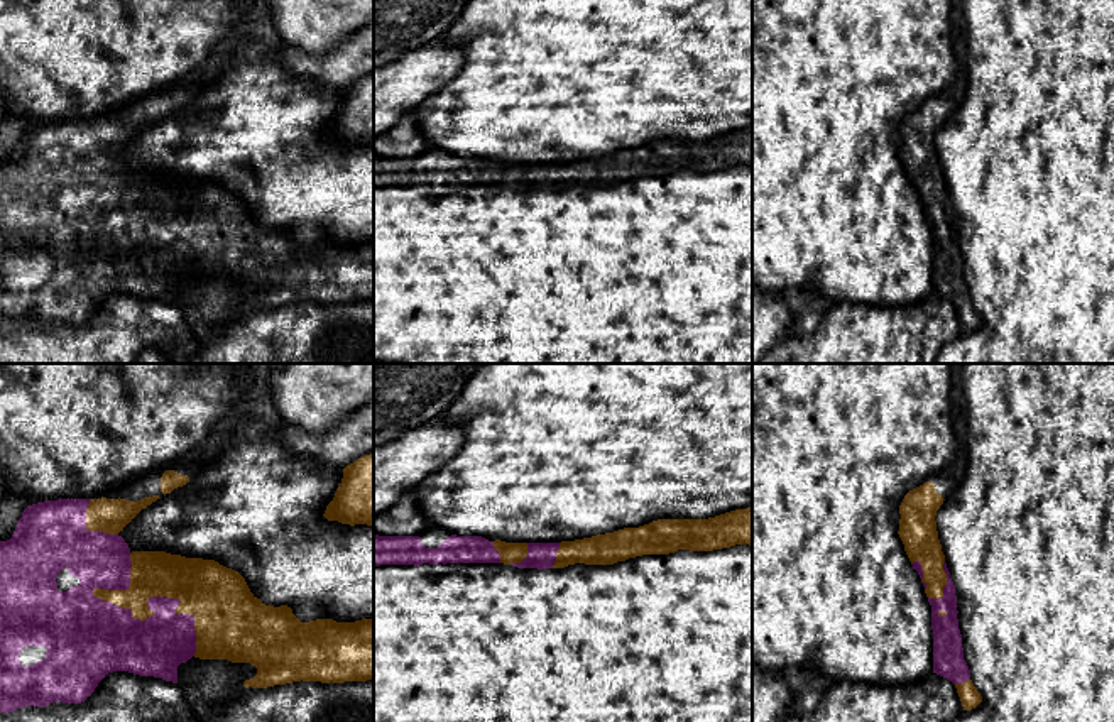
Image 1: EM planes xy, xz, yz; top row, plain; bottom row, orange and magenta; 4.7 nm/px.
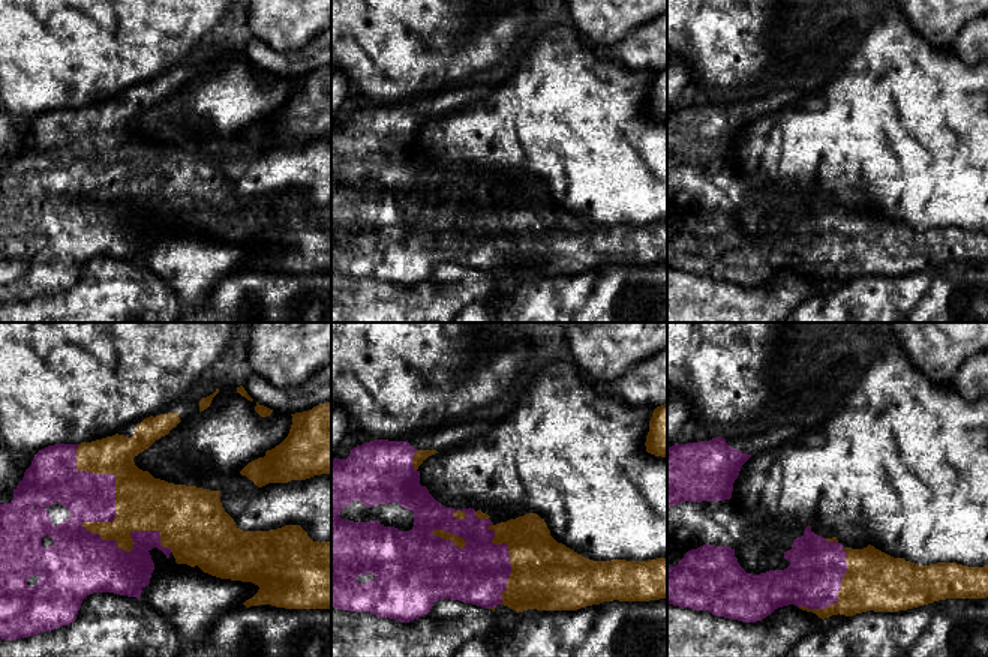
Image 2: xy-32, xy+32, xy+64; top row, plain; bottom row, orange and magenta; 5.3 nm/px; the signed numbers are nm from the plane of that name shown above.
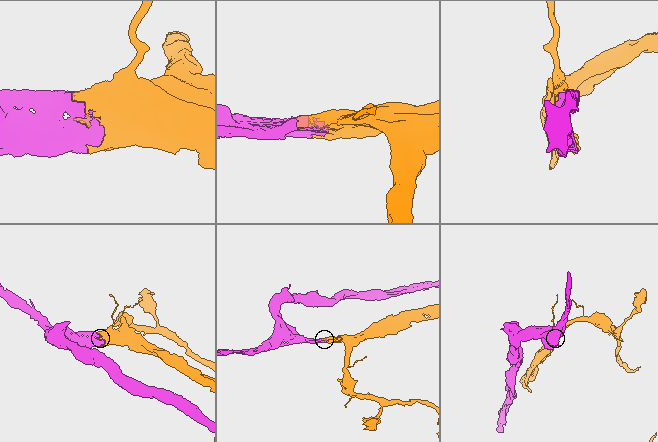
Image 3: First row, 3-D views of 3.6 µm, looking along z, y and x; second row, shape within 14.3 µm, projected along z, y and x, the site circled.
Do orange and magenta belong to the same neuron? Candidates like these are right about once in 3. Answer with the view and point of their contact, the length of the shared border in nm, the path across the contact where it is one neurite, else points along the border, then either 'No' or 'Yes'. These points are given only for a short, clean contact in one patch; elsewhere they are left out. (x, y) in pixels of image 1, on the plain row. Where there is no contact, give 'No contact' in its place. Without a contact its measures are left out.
Touches orange at xy (158, 217). Shared border 600 nm. Yes

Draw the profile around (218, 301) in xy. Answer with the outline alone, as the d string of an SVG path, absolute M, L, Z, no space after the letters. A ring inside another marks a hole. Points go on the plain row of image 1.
M191 279L177 287L177 306L194 306L208 331L216 331L225 321L237 316L245 301L257 296L250 284L232 284L228 281Z

